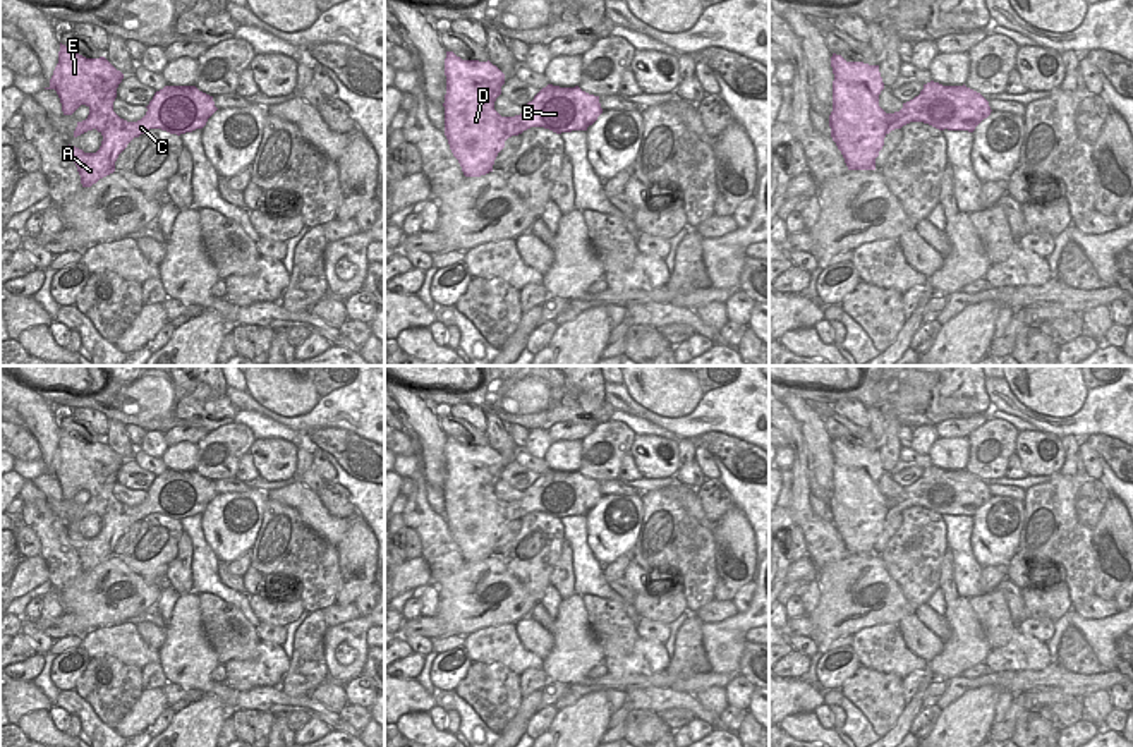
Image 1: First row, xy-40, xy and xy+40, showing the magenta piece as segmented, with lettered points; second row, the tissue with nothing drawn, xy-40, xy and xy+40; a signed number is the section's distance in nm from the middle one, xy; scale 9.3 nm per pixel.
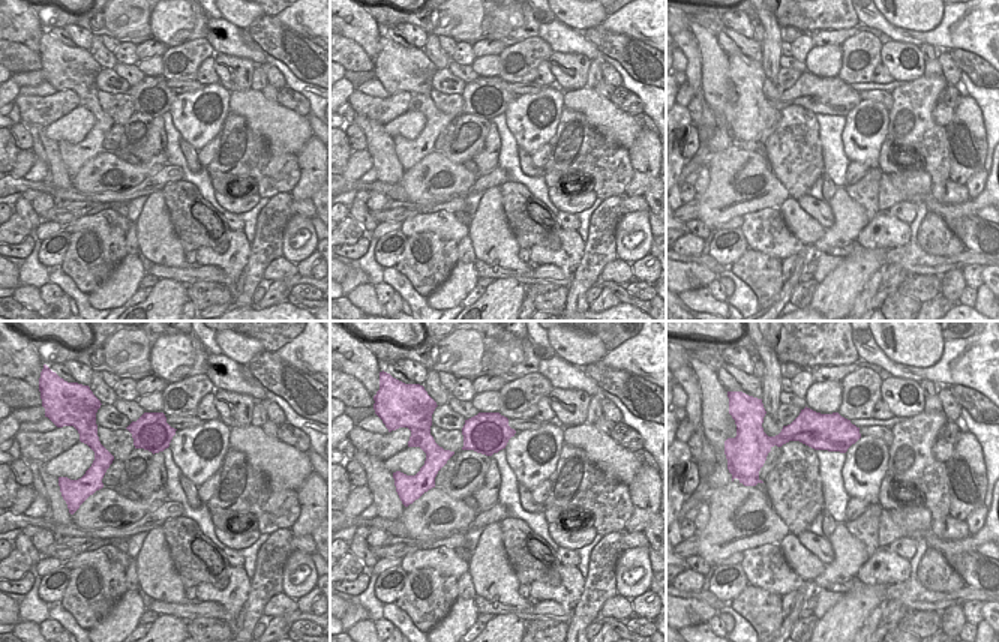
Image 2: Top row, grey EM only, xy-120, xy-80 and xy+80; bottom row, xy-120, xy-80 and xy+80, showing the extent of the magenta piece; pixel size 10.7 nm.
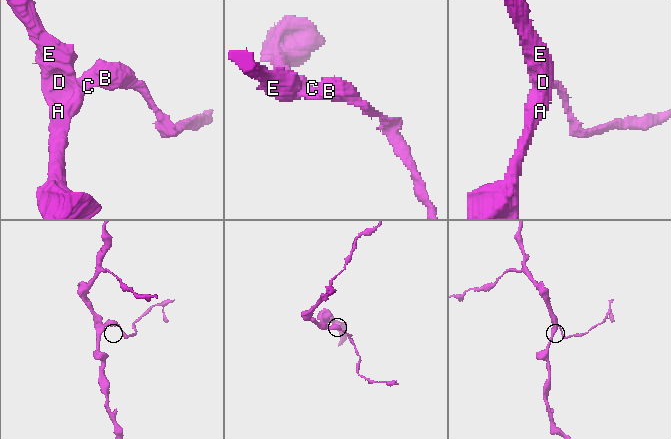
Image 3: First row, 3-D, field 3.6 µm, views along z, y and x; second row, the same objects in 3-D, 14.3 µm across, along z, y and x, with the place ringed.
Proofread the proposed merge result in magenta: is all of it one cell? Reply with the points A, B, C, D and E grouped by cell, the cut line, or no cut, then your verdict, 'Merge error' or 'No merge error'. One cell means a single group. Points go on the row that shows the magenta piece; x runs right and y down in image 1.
Groups: A B C D E. No split. No merge error.

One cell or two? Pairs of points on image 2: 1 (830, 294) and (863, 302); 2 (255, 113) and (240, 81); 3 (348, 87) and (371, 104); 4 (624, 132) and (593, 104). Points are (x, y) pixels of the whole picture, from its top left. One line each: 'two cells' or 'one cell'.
1: two cells
2: two cells
3: two cells
4: one cell

